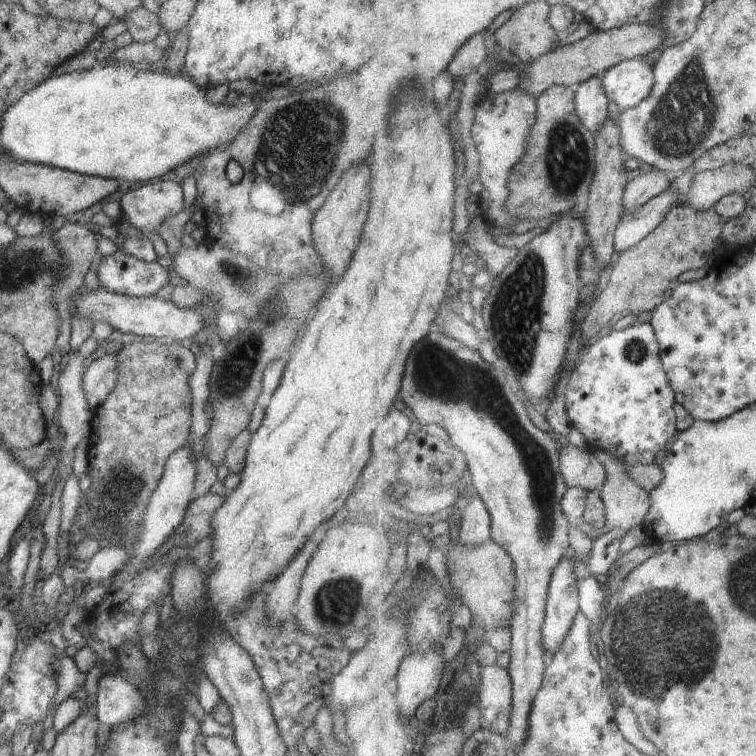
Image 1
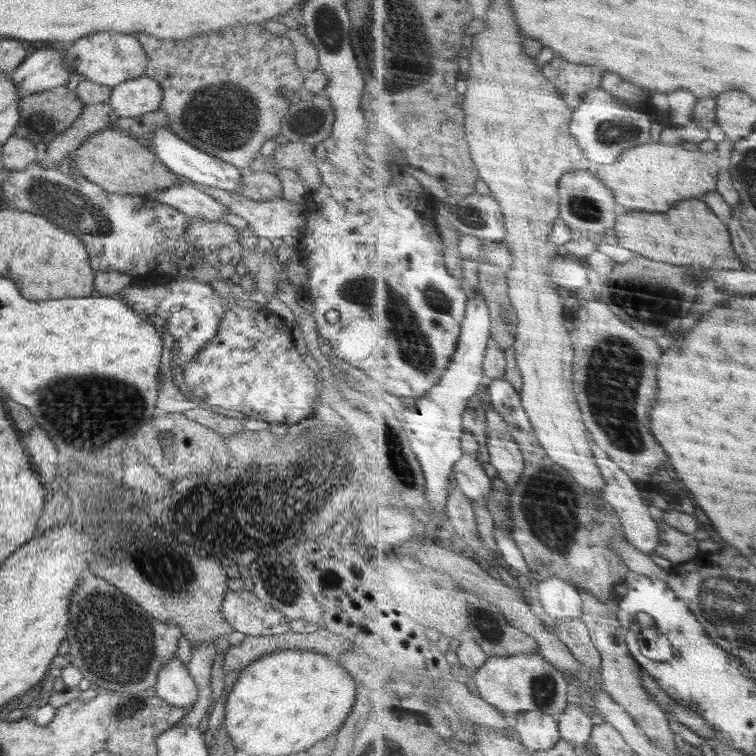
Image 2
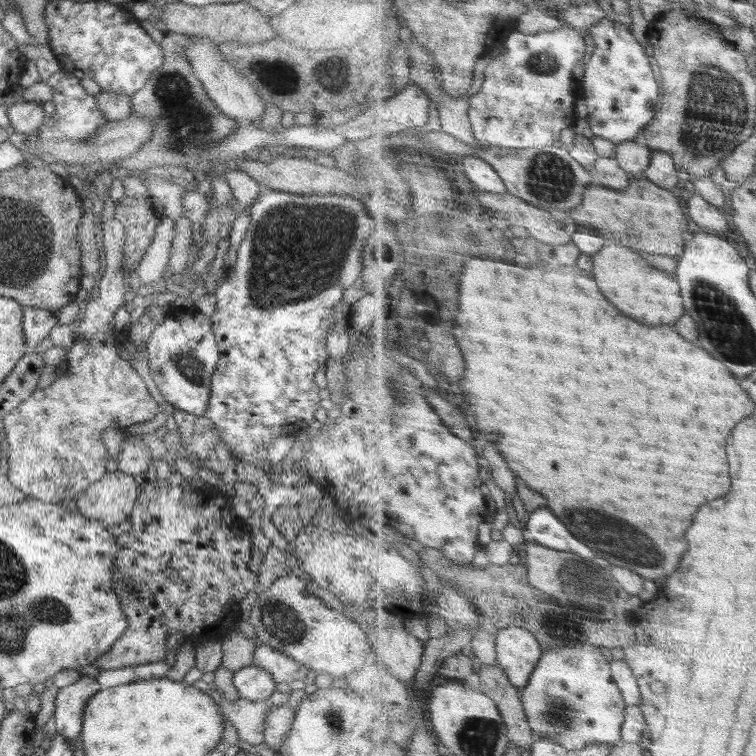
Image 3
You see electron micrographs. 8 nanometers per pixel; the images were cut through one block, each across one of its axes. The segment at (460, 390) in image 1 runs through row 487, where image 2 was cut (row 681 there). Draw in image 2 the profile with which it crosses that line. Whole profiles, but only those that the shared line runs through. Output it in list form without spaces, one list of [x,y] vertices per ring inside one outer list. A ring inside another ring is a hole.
[[[540,652],[489,657],[488,662],[478,669],[472,678],[484,700],[513,718],[527,711],[544,711],[560,719],[570,706],[568,703],[569,682],[564,678],[564,674],[548,662],[548,659]]]

